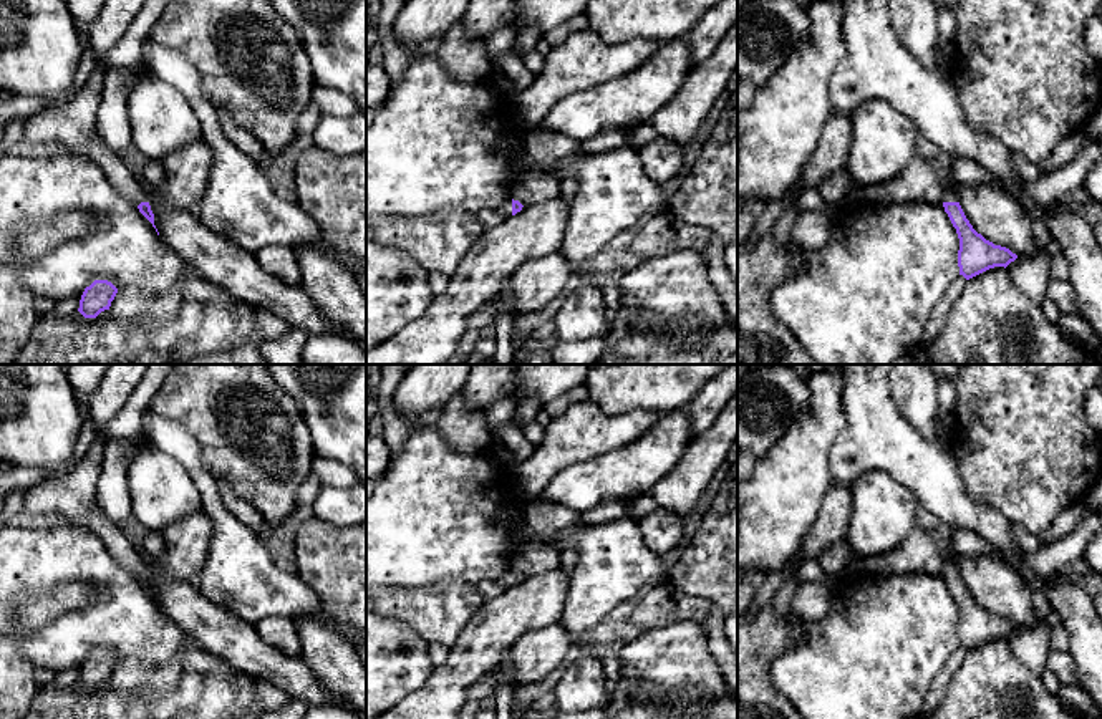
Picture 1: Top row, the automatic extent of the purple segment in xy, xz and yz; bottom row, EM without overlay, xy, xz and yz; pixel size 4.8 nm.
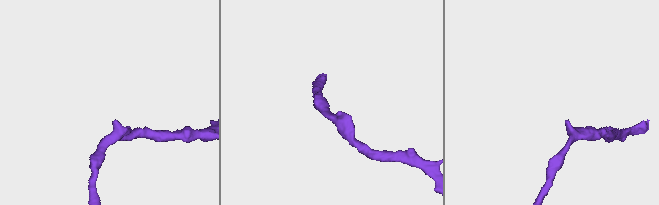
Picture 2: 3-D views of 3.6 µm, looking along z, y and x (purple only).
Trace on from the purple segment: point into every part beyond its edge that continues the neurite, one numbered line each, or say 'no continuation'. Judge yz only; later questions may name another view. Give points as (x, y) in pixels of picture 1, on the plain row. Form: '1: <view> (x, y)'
1: yz (950, 562)

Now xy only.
1: xy (75, 494)

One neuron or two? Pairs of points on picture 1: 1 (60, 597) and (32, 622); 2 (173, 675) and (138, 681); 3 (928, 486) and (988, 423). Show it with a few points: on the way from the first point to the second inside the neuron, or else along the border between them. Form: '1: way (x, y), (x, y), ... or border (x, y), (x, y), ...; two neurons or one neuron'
1: way (53, 603), (38, 615); one neuron
2: way (164, 673), (146, 673); one neuron
3: border (945, 444), (956, 463), (961, 484), (970, 494); two neurons

